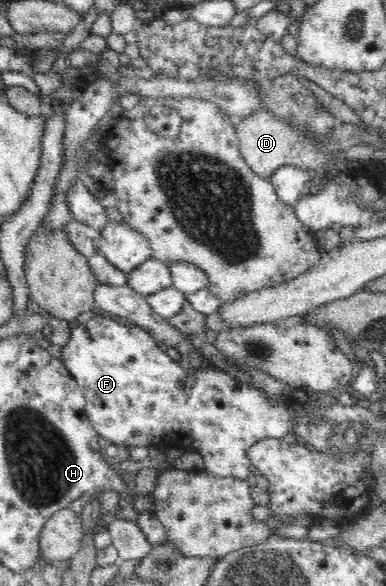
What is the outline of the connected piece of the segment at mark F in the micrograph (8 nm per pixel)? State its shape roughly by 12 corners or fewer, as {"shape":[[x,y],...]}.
{"shape":[[96,314],[61,362],[99,436],[198,452],[252,480],[247,449],[298,412],[221,369],[185,370]]}

